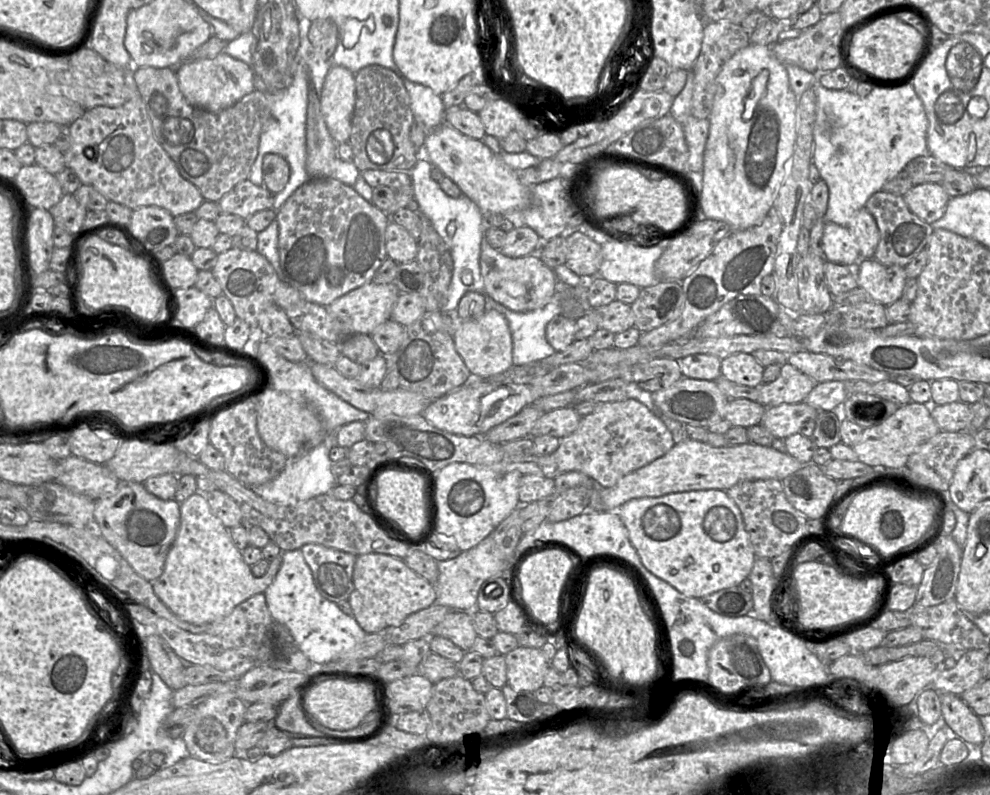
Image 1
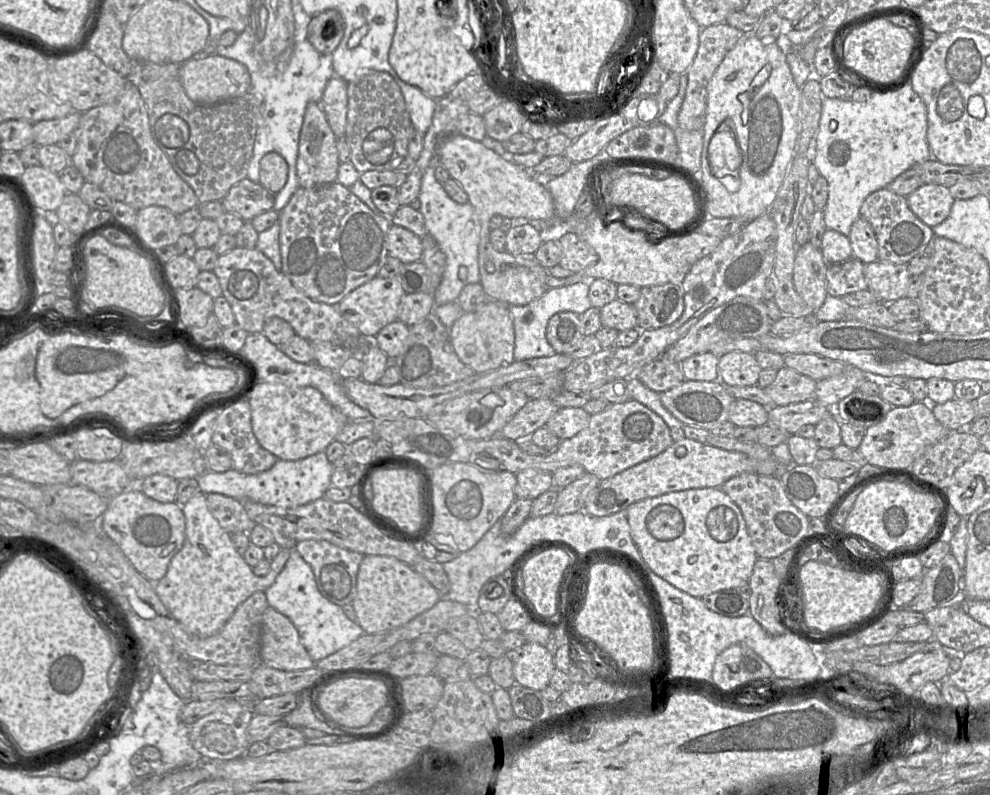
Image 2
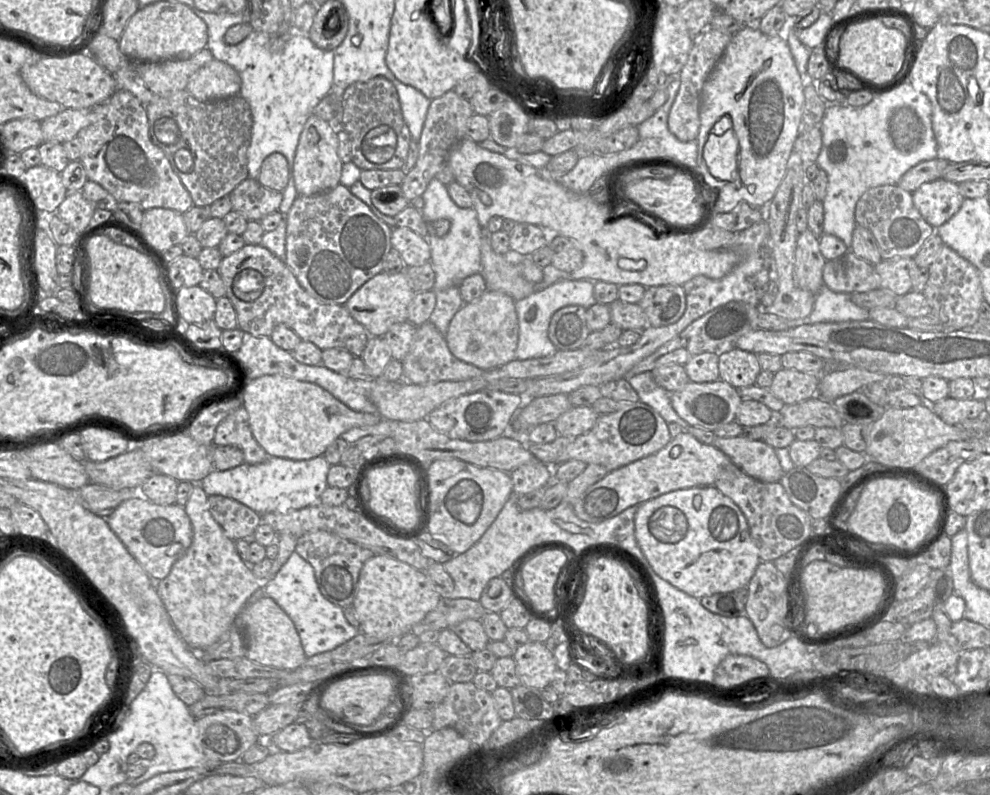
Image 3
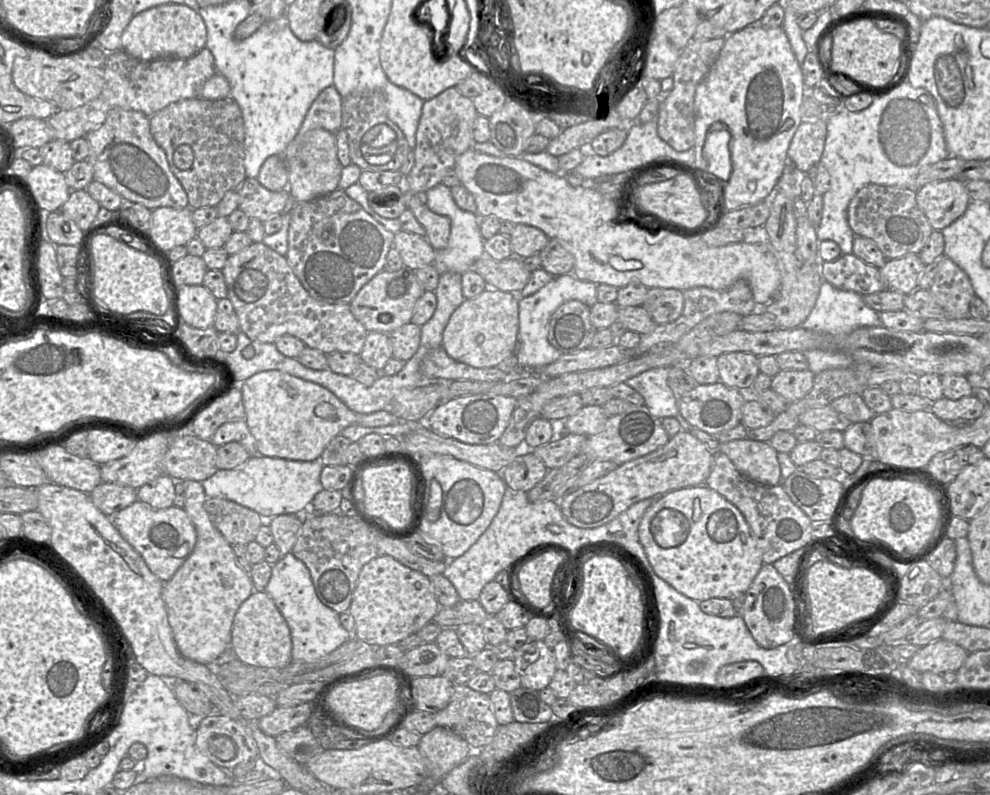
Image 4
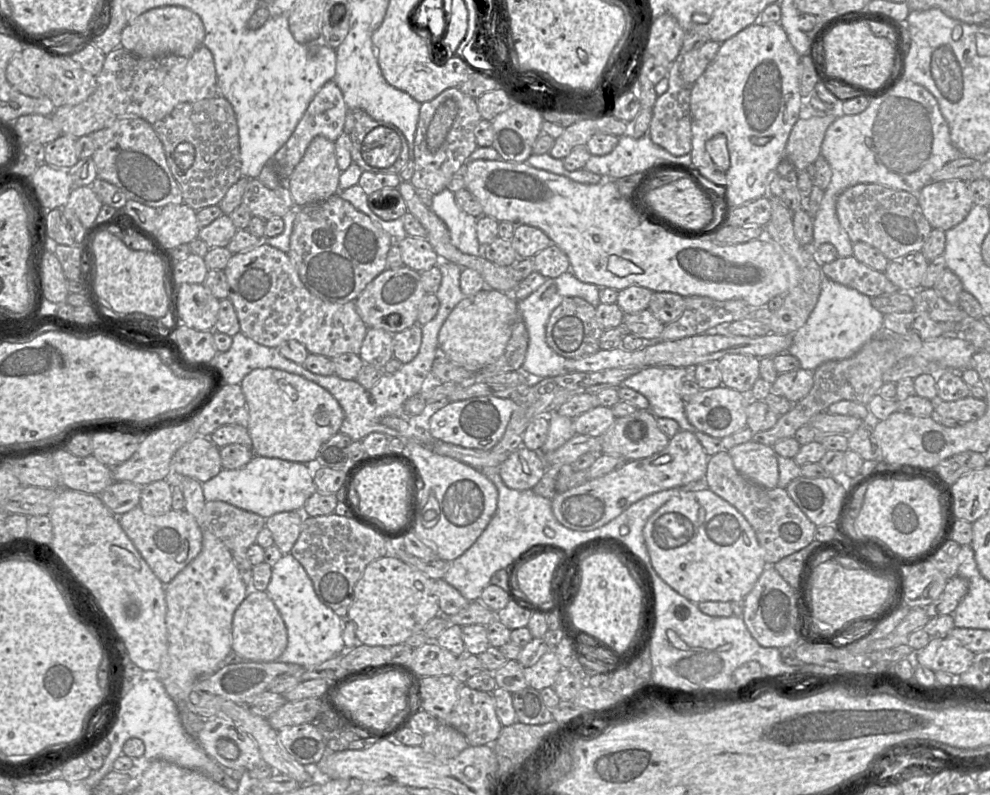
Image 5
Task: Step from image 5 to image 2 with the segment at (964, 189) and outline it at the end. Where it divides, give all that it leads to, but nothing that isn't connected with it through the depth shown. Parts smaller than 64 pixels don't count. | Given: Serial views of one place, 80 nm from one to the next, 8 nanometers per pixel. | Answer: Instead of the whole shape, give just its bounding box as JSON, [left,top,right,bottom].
[907,184,954,228]

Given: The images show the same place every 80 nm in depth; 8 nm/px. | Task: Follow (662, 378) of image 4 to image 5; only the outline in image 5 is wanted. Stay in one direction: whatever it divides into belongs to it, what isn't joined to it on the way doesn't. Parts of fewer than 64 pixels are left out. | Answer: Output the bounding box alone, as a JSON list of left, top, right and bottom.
[623,367,698,434]

